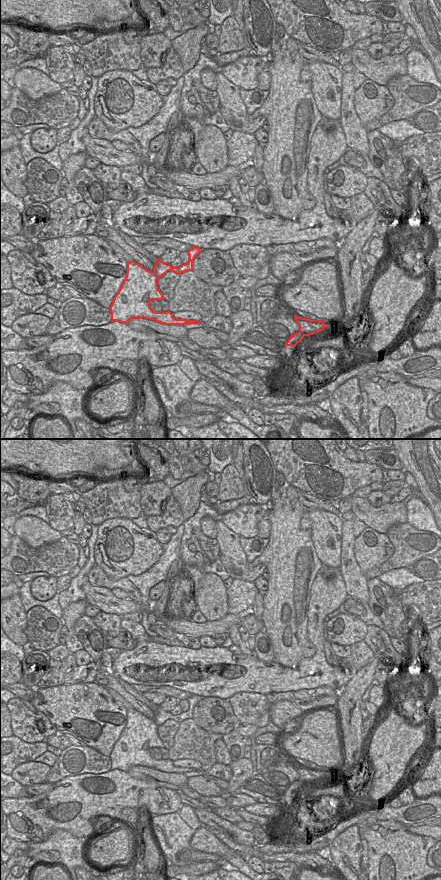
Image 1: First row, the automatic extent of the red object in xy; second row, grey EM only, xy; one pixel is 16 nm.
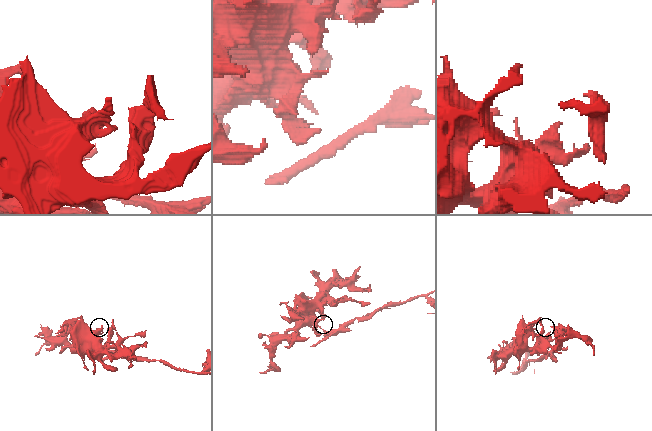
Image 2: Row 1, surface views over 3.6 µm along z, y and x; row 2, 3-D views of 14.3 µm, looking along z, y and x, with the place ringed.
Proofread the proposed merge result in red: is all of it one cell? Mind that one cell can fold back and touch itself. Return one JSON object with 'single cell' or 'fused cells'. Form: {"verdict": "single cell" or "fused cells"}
{"verdict": "fused cells"}

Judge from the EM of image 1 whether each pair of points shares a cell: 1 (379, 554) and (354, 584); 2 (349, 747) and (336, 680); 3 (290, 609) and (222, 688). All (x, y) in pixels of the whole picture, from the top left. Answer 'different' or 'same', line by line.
1: different
2: different
3: different

